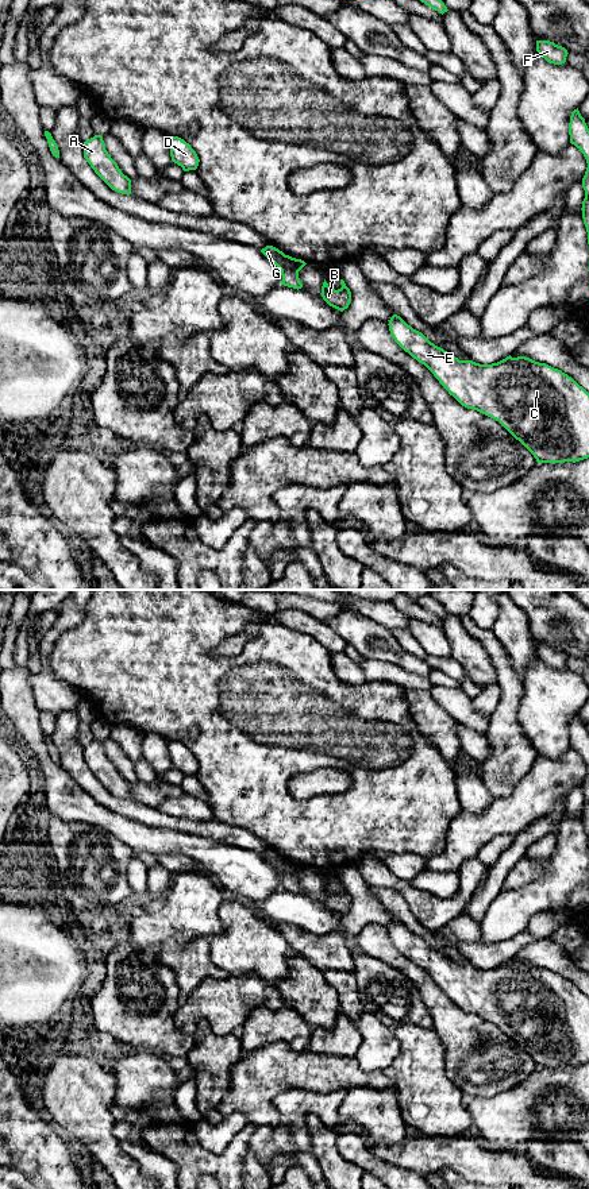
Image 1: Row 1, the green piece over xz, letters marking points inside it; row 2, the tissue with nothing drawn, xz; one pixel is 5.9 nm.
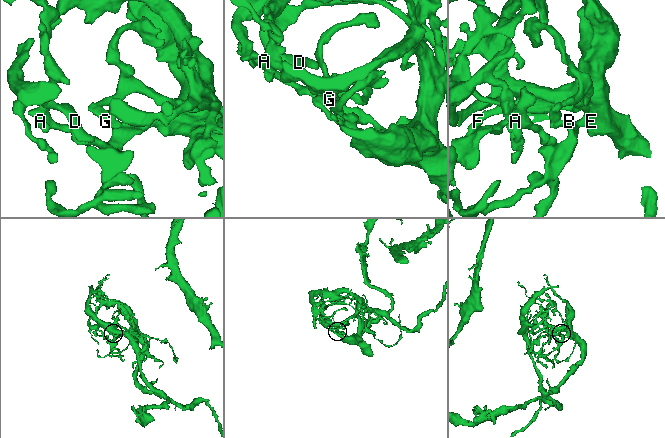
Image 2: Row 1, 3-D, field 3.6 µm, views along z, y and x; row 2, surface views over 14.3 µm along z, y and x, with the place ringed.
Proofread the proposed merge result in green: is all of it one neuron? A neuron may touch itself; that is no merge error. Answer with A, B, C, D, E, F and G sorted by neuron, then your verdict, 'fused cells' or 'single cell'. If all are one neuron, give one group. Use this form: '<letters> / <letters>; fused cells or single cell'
A B C D E / F G; fused cells

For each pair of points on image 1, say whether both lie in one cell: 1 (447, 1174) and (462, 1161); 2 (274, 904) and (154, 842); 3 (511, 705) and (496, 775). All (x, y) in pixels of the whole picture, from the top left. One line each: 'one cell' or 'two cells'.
1: two cells
2: two cells
3: one cell

